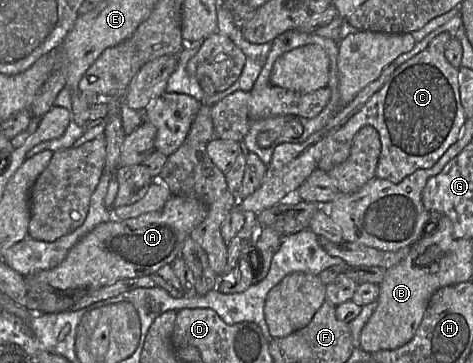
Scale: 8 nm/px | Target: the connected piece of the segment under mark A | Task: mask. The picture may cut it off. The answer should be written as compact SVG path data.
M171 195L157 211L100 223L69 250L57 267L25 276L29 296L38 303L39 313L60 313L71 310L82 297L120 279L152 275L181 256L184 240L207 213L207 206L200 200Z

